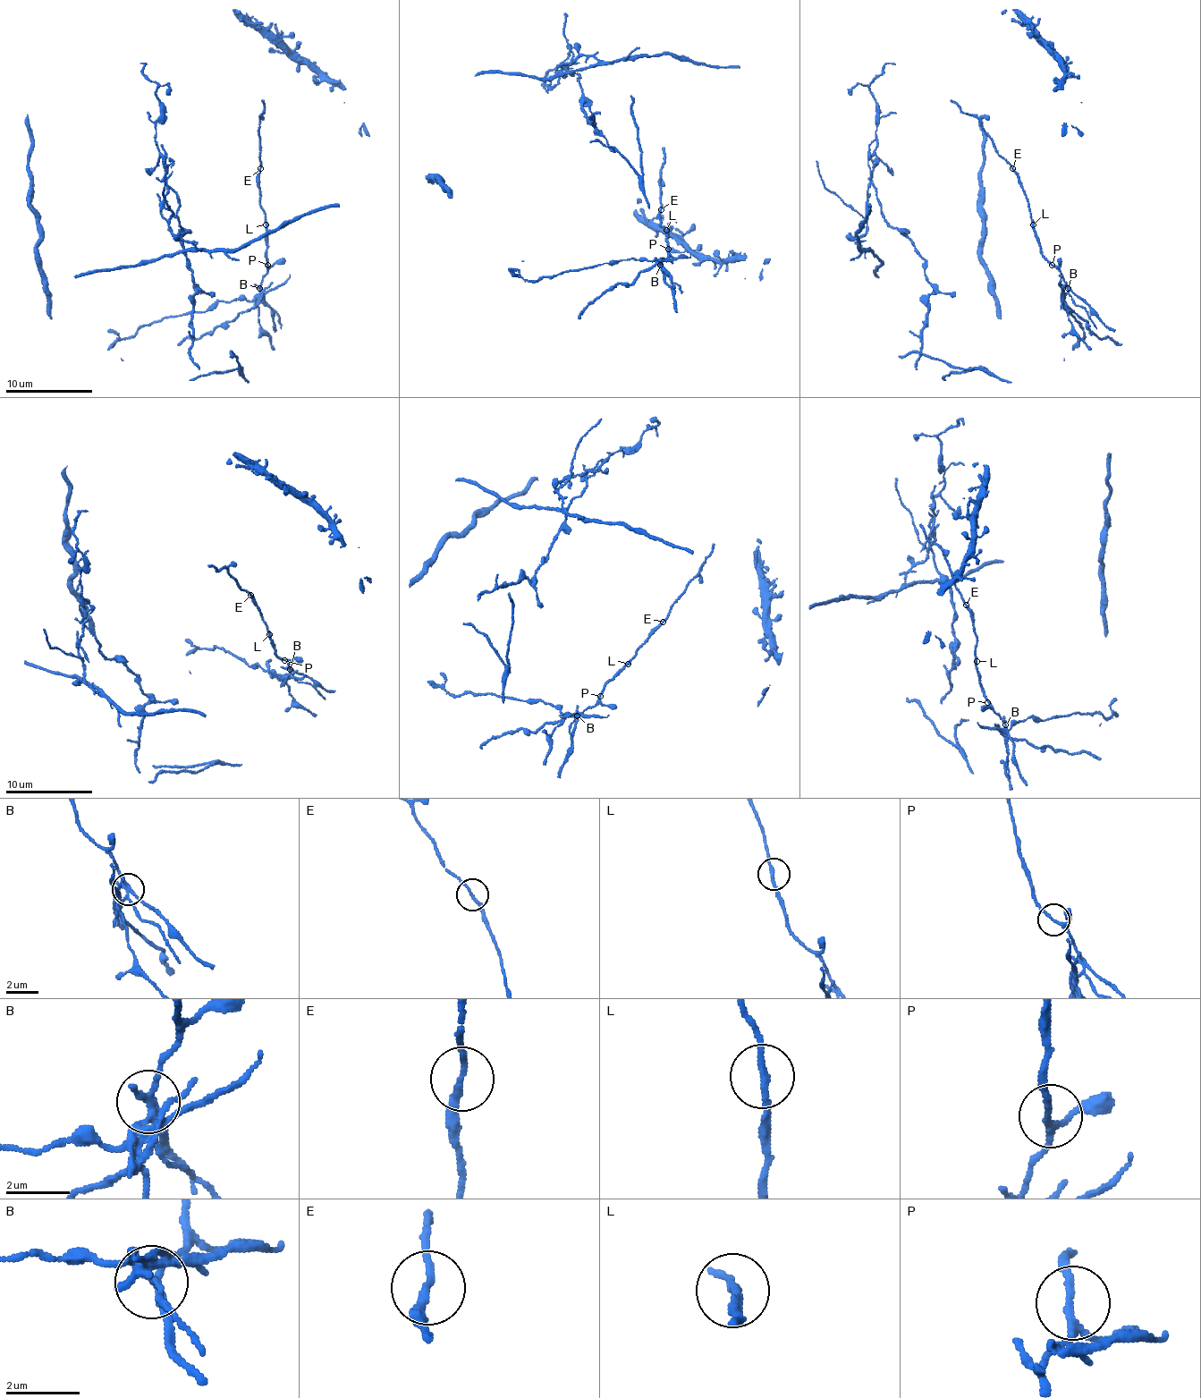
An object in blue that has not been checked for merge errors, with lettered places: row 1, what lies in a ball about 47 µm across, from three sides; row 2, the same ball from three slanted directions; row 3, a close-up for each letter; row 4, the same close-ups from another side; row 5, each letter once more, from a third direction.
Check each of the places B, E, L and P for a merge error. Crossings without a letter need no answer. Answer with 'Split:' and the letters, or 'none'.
Split: B, E

